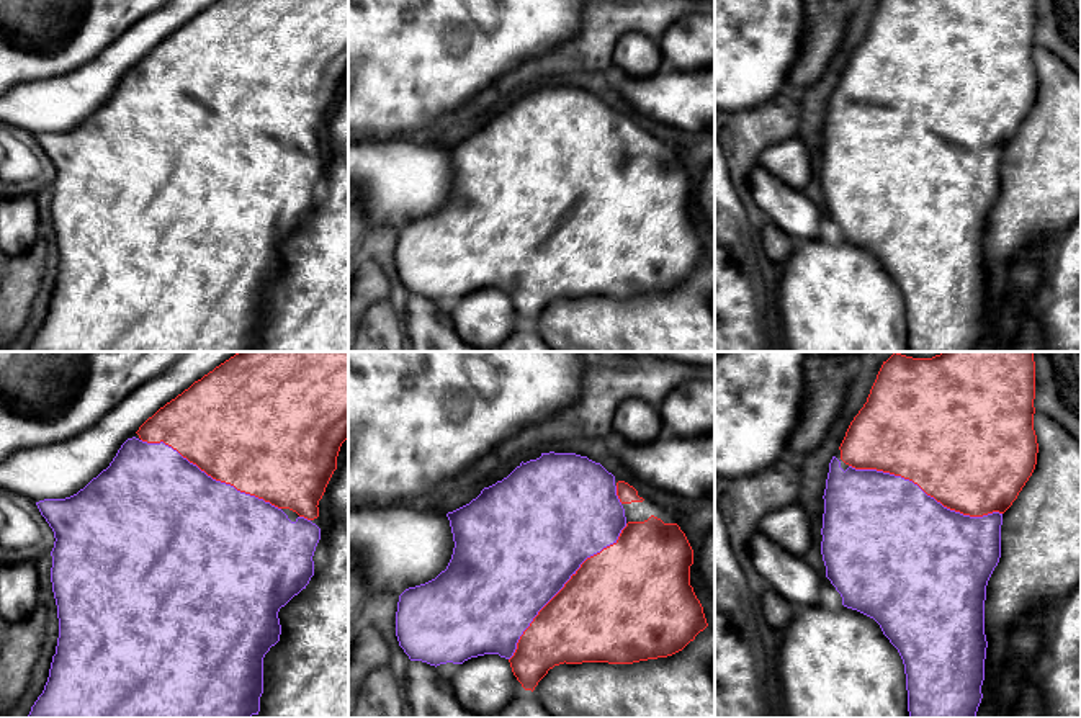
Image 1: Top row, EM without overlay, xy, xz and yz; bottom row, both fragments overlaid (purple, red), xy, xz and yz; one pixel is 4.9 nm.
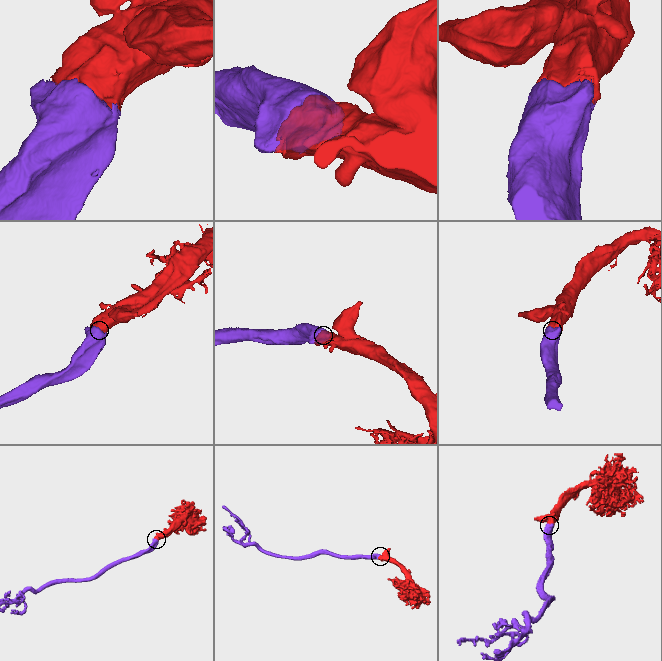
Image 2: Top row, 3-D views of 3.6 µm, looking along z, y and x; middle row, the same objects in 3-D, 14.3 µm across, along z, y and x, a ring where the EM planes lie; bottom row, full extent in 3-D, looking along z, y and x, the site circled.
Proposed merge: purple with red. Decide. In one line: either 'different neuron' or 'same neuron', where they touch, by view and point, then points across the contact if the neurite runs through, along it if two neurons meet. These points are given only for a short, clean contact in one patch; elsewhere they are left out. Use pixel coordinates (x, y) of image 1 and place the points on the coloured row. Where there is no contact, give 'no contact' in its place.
same neuron | yz (924, 493)

